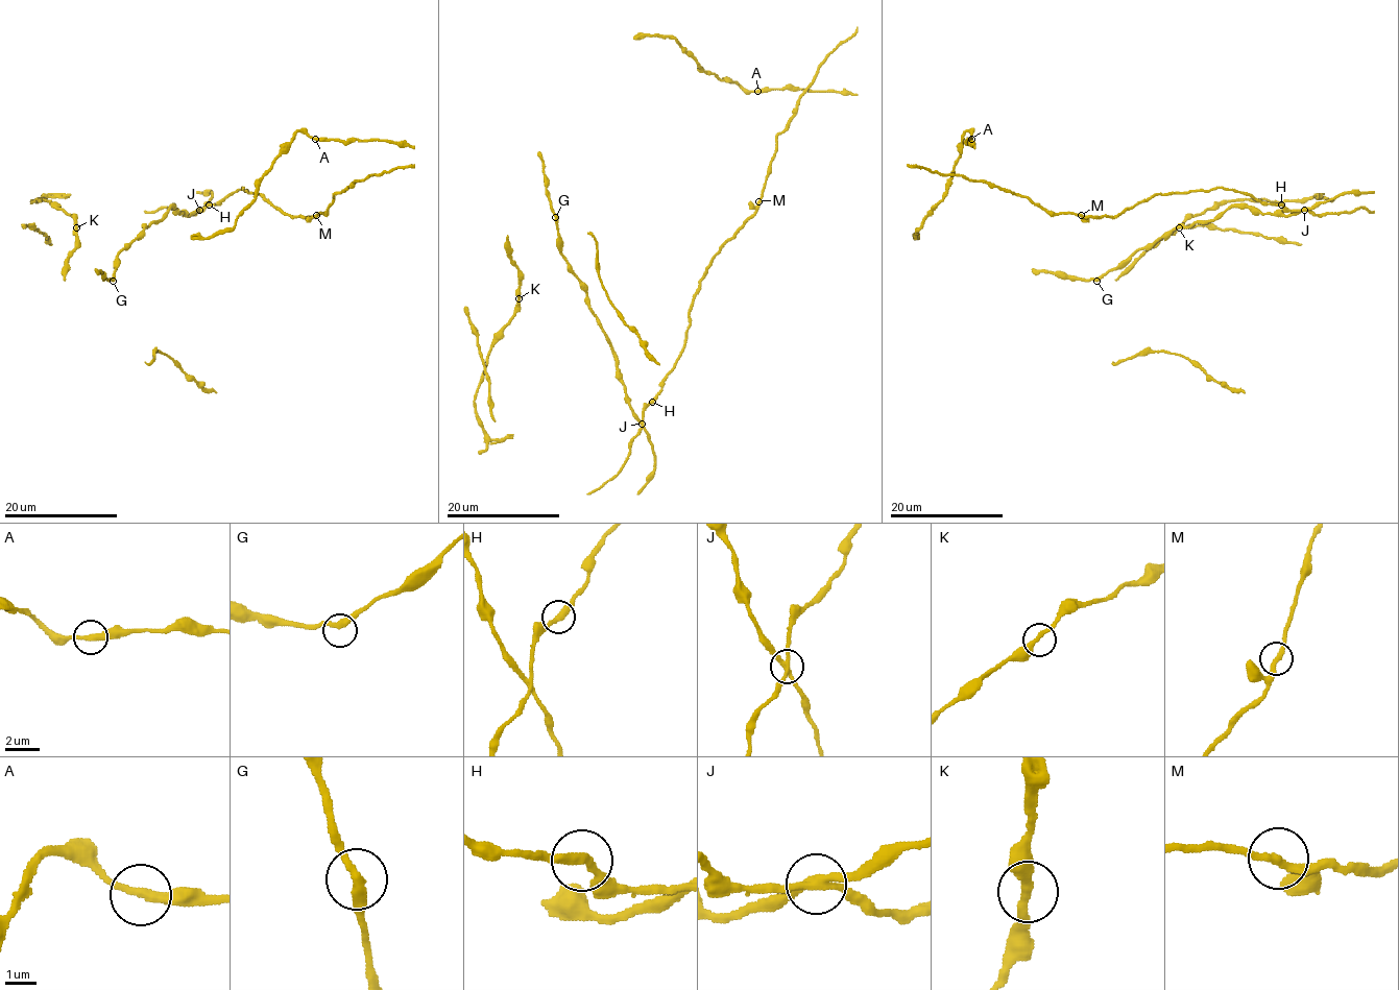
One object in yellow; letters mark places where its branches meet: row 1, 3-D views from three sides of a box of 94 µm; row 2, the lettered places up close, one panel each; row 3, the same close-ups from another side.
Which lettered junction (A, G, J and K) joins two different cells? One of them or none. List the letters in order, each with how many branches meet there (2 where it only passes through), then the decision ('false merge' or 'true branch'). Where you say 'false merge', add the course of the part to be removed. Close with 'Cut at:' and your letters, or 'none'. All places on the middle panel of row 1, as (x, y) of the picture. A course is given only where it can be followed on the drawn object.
A: 2 | true branch
G: 2 | true branch
J: 4 | false merge | (642, 425), (643, 409), (684, 345), (700, 279), (754, 212), (776, 138), (818, 66), (857, 27)
K: 2 | true branch
Cut at: J

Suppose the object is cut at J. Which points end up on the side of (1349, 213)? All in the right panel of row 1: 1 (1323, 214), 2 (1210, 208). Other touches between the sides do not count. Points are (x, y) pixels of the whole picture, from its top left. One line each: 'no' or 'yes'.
1: yes
2: no

